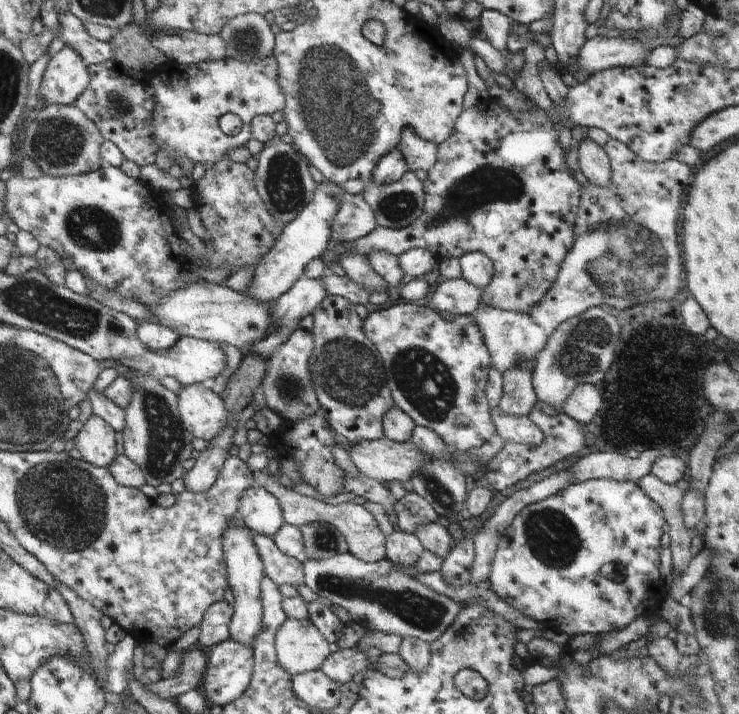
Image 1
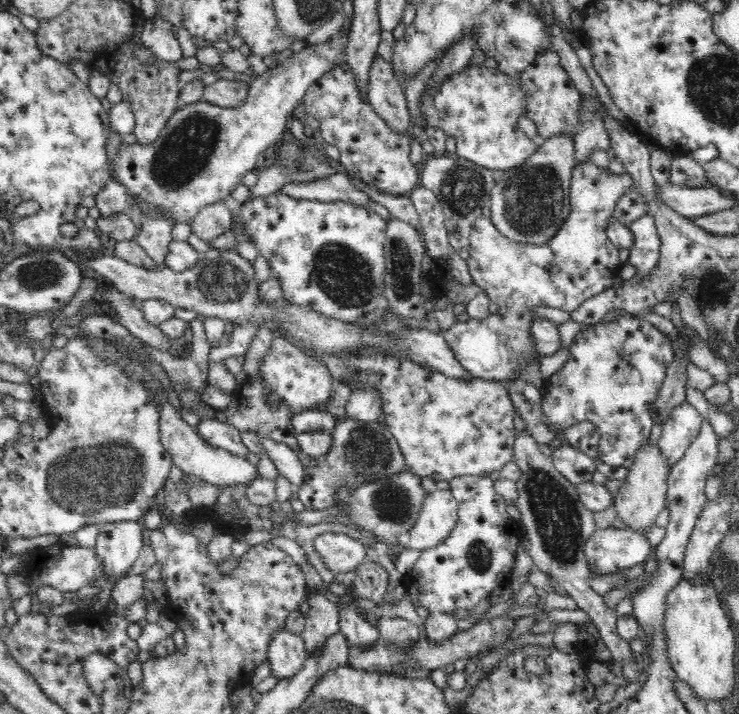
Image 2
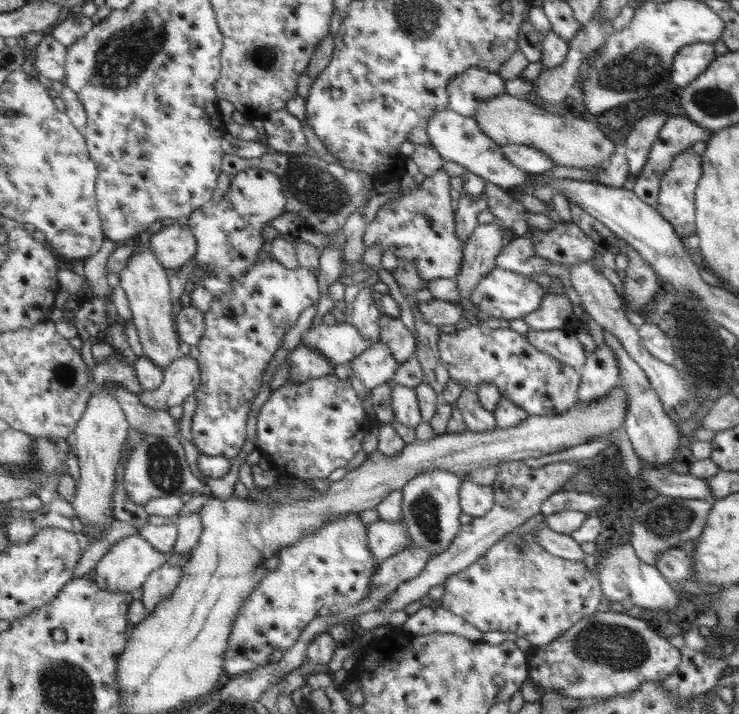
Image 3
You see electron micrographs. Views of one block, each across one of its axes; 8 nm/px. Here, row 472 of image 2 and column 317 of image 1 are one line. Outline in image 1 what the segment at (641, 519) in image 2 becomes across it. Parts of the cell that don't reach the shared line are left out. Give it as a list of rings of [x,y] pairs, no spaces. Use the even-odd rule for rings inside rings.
[[[289,618],[277,632],[277,660],[293,678],[321,670],[329,656],[329,640],[325,640],[311,618],[301,622]]]

